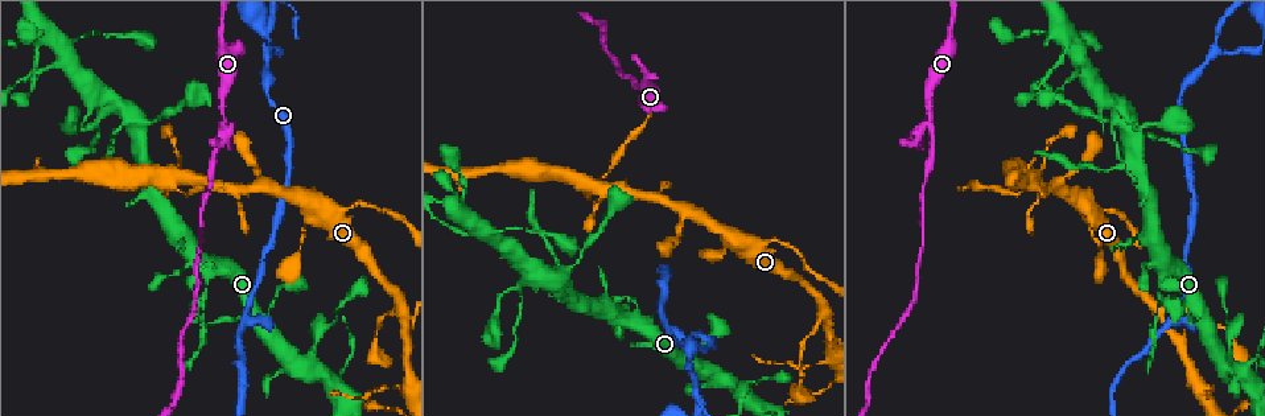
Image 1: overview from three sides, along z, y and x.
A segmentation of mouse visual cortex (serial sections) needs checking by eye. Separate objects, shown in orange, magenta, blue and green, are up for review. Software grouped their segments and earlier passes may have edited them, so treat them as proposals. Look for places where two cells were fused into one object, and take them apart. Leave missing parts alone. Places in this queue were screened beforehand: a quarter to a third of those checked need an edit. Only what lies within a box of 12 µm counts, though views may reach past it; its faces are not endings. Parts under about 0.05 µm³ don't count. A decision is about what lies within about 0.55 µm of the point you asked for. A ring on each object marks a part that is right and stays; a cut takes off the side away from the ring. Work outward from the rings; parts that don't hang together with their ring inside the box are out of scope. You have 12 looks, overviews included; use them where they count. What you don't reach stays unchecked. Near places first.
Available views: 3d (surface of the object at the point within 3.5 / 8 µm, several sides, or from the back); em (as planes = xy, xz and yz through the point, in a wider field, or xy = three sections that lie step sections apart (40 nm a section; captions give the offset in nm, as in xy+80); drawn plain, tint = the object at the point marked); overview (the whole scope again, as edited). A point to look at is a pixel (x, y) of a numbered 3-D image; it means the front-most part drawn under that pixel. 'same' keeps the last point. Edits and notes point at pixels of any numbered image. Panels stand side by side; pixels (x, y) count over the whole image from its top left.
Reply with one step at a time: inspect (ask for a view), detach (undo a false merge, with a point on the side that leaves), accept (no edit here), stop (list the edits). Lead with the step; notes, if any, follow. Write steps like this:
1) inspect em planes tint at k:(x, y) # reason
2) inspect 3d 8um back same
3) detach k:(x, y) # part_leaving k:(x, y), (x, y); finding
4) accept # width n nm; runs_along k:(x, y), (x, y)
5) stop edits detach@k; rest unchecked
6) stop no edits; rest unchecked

inspect 3d 8um at 1:(774, 237) # sudden change in width

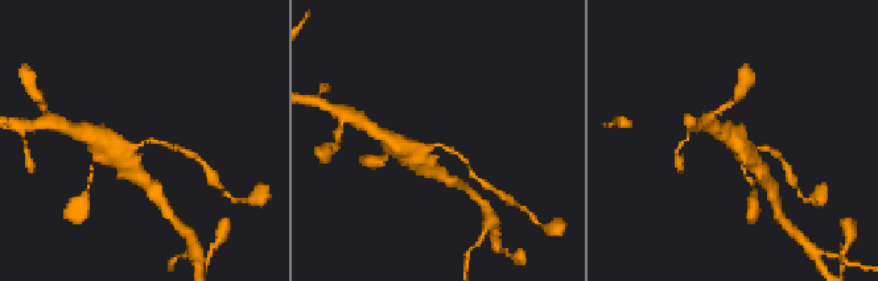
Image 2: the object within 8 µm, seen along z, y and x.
inspect em planes tint at 2:(141, 143) # need the tissue

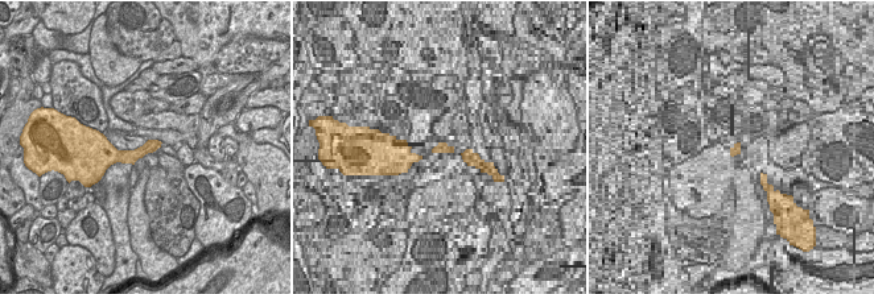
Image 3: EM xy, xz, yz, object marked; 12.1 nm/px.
accept # arm_widths 150, 500 nm; runs_along 3:(102, 144), (114, 156), (157, 144); one cell here

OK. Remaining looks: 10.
inspect 3d 3.5um at 1:(817, 323)

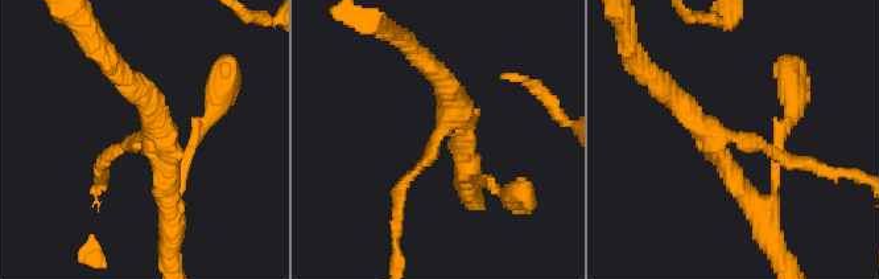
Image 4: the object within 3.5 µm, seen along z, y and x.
accept # runs_along 4:(673, 95), (710, 136), (801, 164); all the same cell

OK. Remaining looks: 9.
inspect 3d 8um at 1:(338, 312) # calibre changes

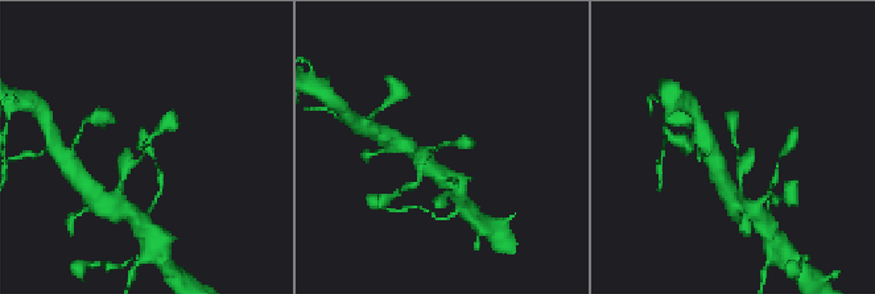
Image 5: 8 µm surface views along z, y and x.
inspect em xy step 5 tint at 5:(144, 152) # arm_widths 150, 150 nm; now the EM

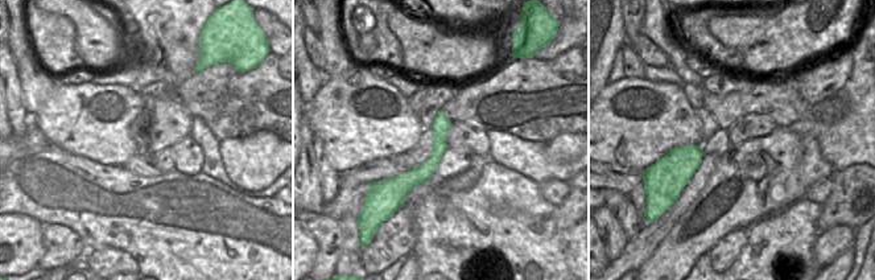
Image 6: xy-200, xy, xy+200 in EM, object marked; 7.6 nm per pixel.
accept # width 130 nm; runs_along 5:(122, 181), (169, 121); one cell here

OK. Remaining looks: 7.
inspect 3d 3.5um at 1:(199, 302) # sudden change in width

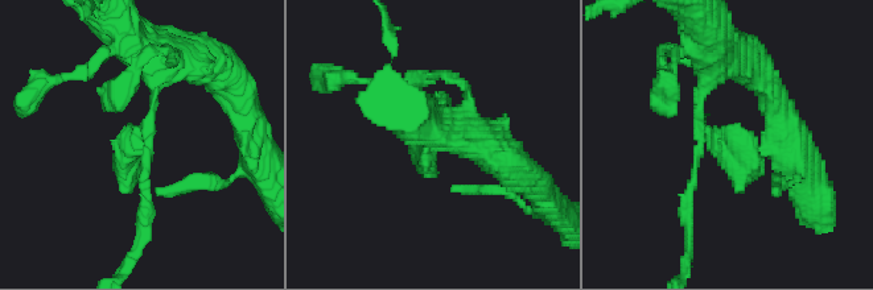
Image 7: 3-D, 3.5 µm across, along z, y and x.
inspect em xy step 2 tint at 7:(133, 137) # shape alone is not enough

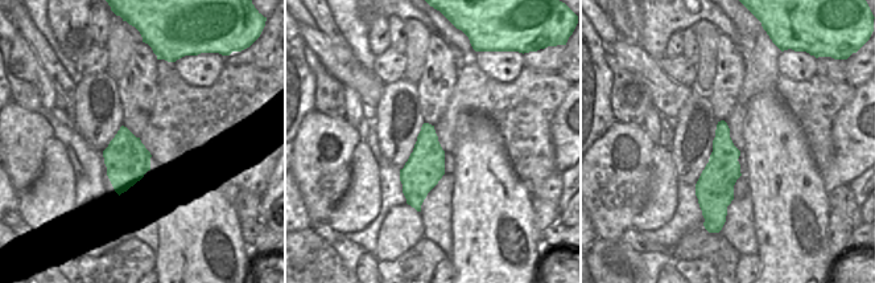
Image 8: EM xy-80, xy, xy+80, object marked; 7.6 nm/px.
accept # runs_along 7:(712, 58), (699, 127), (764, 175); all the same cell

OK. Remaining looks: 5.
inspect 3d 3.5um at 1:(269, 51) # arms part here

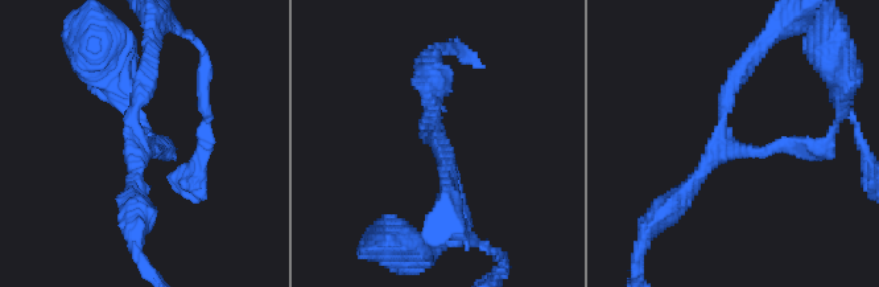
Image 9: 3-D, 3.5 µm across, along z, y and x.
inspect em xy step 3 tint at 9:(429, 131) # need the tissue

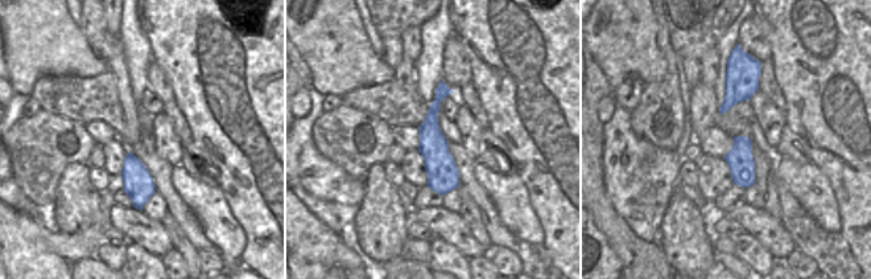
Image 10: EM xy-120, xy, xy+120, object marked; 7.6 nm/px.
inspect em xy step 5 tint same

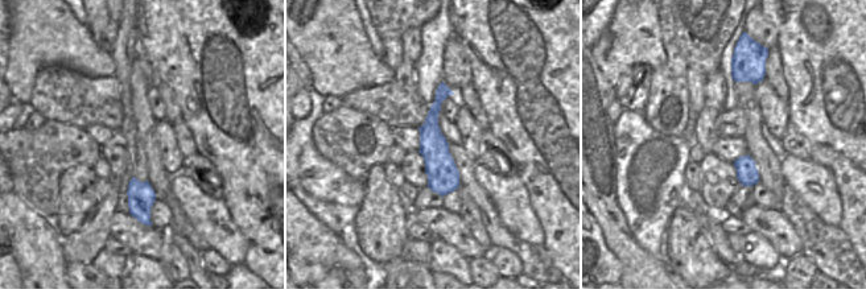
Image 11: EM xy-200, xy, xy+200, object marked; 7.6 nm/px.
accept # arms 3; arm_widths 150, 200, 300 nm; runs_along 11:(442, 87), (432, 118), (442, 192); one cell here

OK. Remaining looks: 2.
stop no edits; rest unchecked

